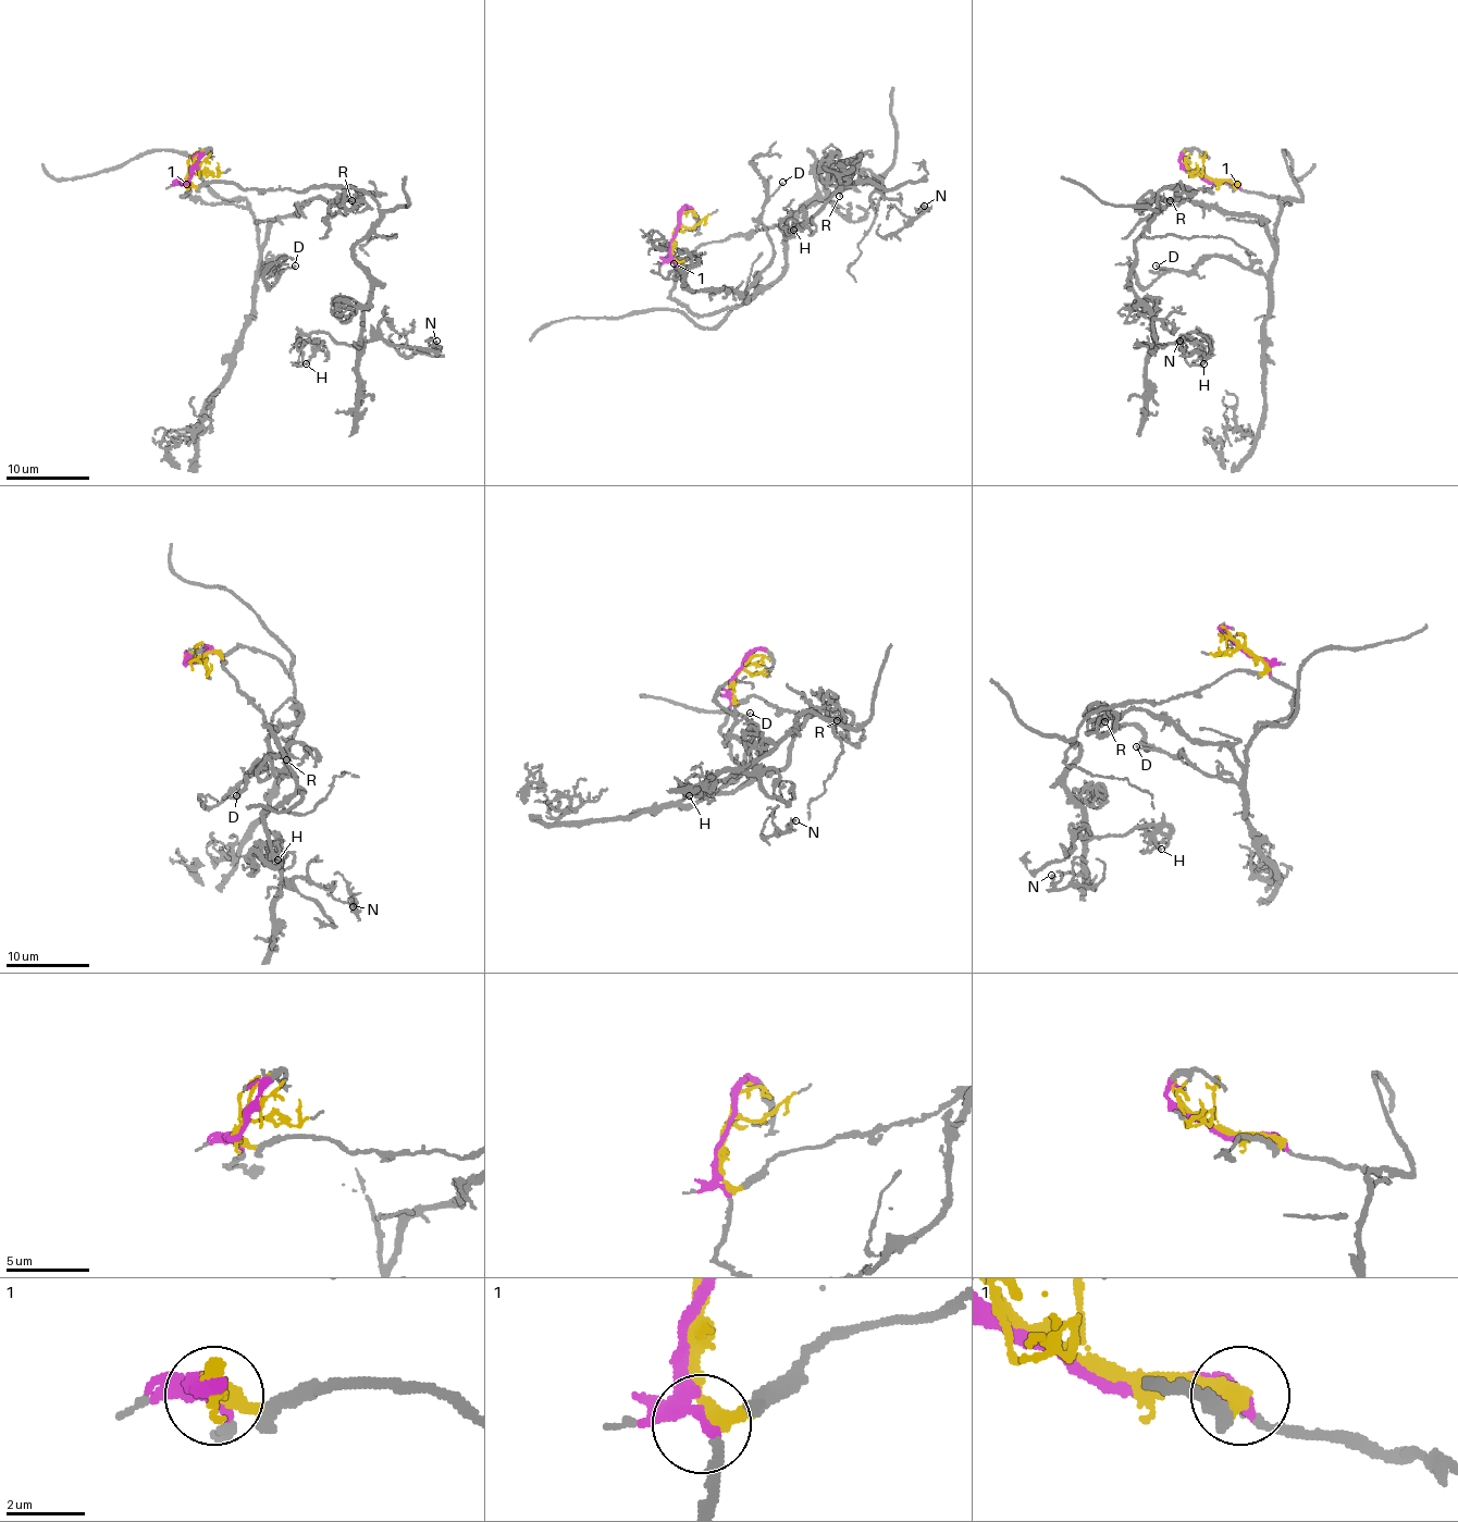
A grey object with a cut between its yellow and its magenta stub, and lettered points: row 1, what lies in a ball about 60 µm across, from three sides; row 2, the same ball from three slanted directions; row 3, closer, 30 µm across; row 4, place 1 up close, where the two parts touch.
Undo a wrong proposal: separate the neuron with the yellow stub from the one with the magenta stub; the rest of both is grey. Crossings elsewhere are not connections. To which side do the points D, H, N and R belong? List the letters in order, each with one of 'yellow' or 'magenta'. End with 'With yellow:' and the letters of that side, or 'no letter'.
D: magenta
H: yellow
N: yellow
R: magenta
With yellow: H, N

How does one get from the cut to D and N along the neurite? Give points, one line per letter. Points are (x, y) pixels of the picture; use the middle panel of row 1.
D: (676, 230), (671, 295), (694, 313), (732, 309), (774, 250), (764, 202), (782, 182)
N: (676, 230), (687, 261), (780, 225), (866, 184), (841, 161), (855, 157), (849, 180), (901, 213), (925, 205)

